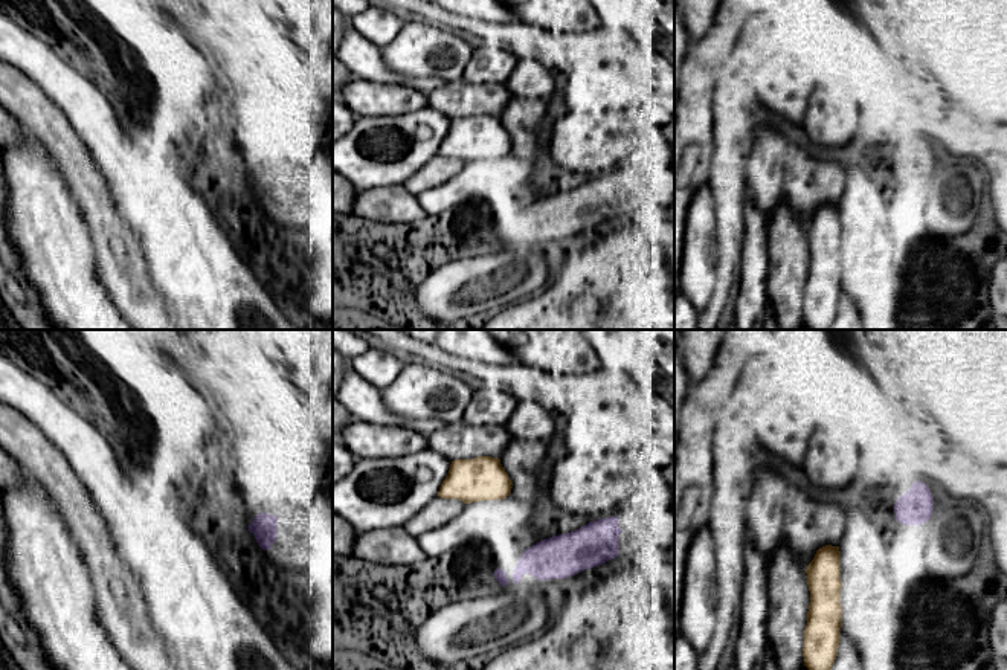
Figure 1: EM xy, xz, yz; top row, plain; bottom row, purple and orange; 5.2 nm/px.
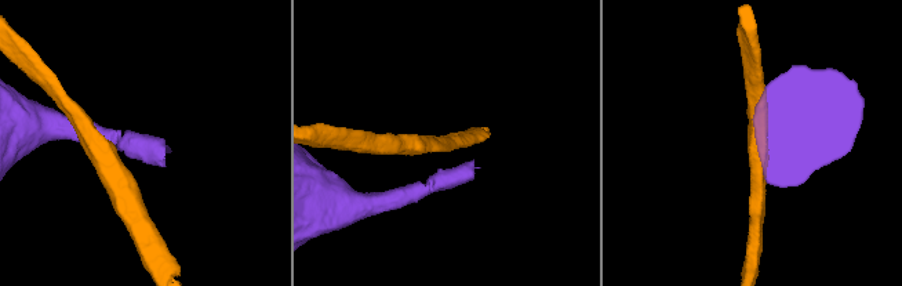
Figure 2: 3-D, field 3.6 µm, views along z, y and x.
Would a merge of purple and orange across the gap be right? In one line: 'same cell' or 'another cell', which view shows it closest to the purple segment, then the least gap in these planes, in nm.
another cell | xz | 300 nm

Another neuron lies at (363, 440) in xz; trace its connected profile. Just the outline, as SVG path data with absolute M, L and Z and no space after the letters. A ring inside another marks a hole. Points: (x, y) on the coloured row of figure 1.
M351 421L340 441L356 458L383 459L406 456L426 449L426 436L401 426Z

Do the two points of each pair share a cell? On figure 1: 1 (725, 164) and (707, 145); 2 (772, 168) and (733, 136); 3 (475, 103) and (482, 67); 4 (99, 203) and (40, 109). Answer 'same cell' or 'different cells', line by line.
1: different cells
2: different cells
3: different cells
4: same cell

